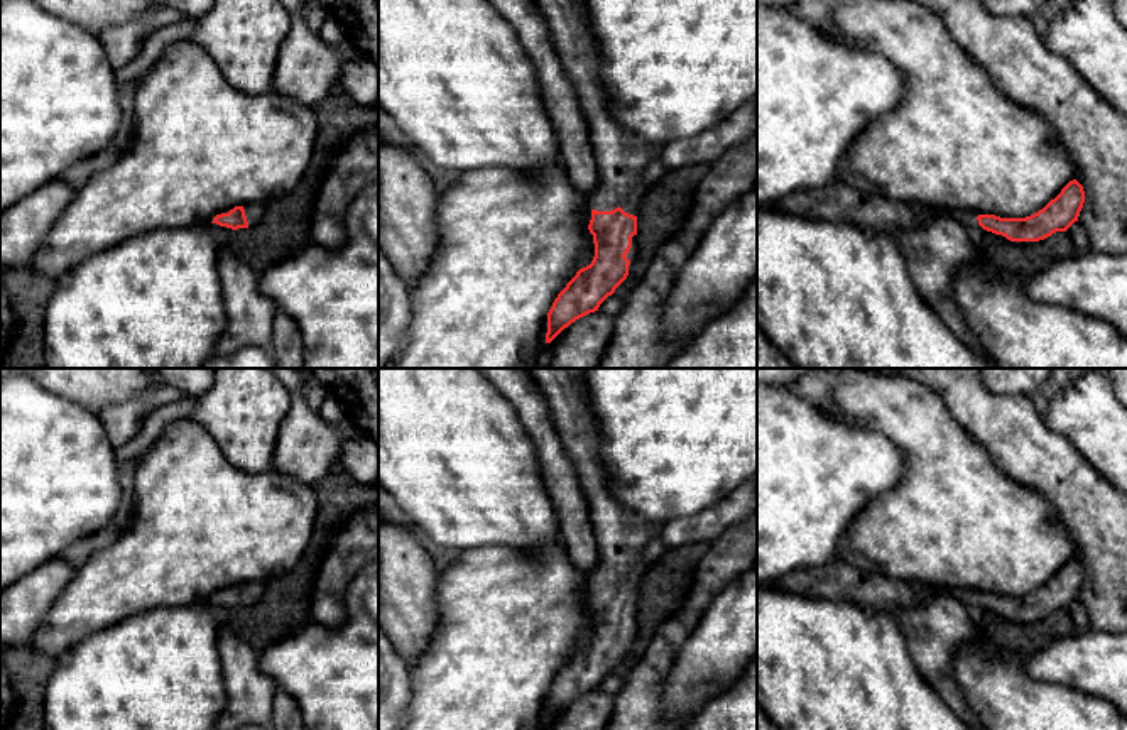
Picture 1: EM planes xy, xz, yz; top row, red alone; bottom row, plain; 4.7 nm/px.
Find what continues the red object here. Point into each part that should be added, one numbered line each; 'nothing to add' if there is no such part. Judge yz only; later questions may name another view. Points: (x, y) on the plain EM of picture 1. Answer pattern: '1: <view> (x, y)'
1: yz (838, 578)

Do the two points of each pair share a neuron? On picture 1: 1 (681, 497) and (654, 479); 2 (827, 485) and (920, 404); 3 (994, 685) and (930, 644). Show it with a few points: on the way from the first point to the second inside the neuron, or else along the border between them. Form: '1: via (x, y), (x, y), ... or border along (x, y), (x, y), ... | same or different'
1: via (675, 490), (661, 479) | same
2: border along (847, 421), (881, 431), (901, 452), (904, 470) | different
3: border along (975, 626), (975, 642), (953, 656), (962, 697) | different

